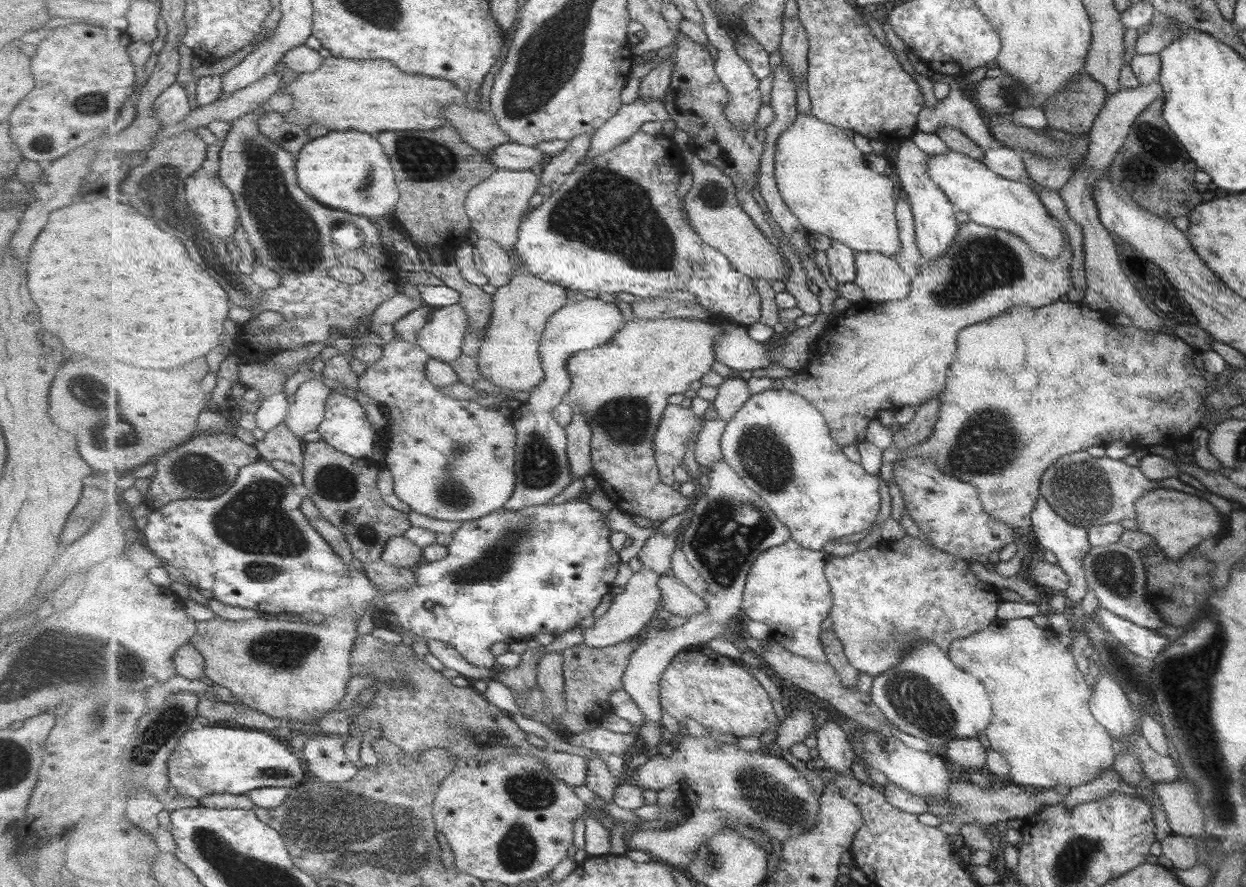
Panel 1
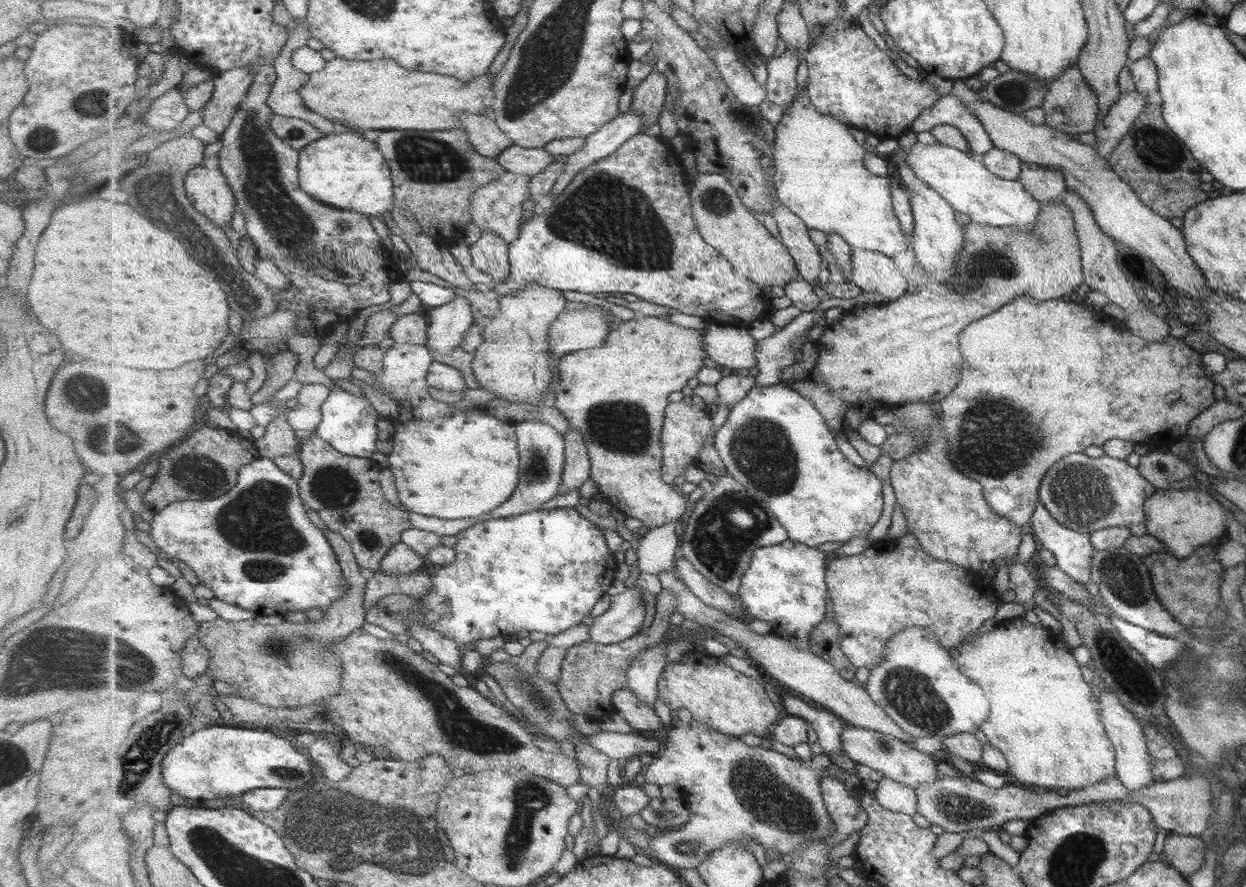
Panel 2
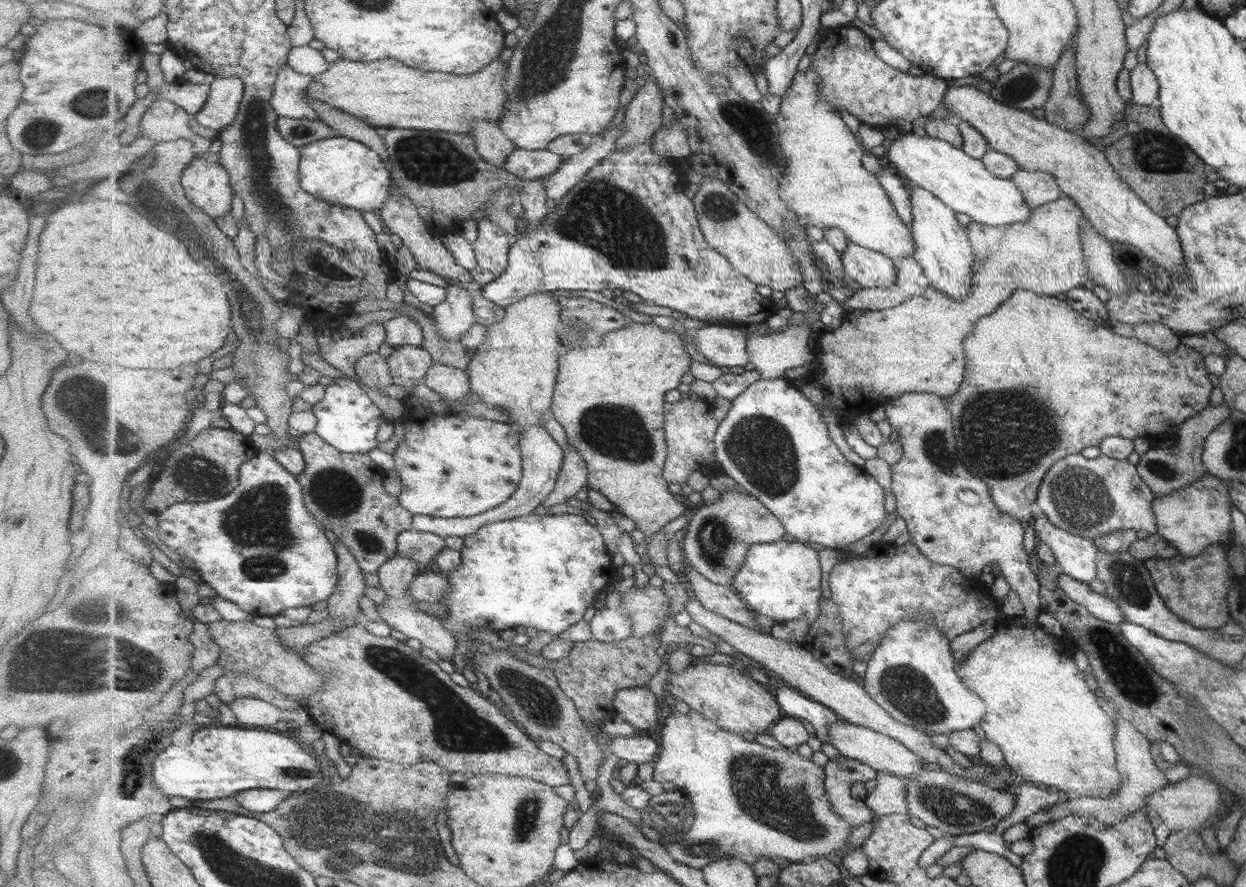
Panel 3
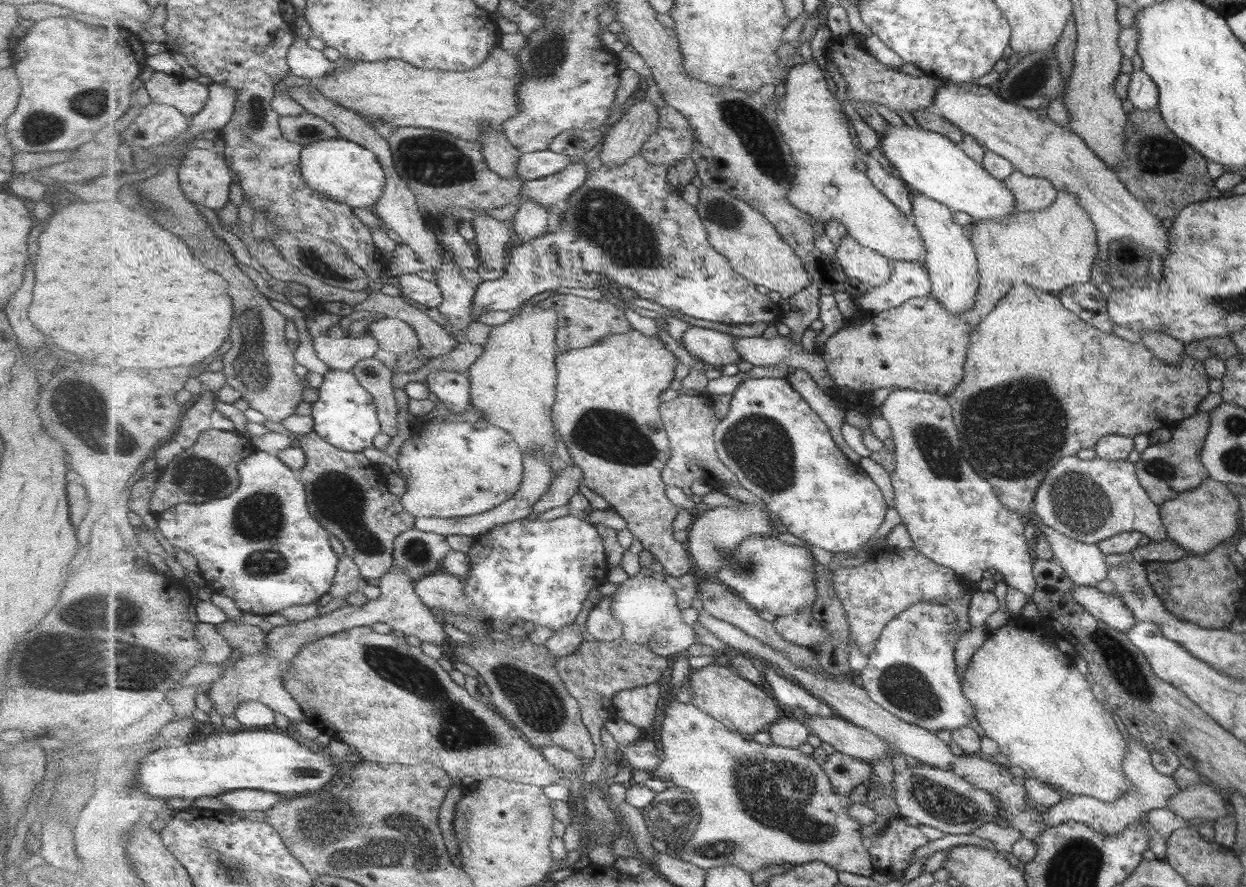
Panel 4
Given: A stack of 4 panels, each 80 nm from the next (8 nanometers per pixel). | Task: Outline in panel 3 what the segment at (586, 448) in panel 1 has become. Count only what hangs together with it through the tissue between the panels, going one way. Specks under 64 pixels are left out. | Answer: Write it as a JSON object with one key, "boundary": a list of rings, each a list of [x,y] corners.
{"boundary":[[[570,446],[566,452],[564,463],[553,492],[542,502],[542,506],[555,506],[563,504],[575,494],[579,494],[588,484],[588,466],[583,460],[582,454],[577,452],[574,446]]]}

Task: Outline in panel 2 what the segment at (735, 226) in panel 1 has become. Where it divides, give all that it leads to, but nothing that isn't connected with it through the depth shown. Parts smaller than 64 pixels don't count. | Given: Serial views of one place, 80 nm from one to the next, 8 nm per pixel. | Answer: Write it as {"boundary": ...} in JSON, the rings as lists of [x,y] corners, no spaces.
{"boundary":[[[687,150],[681,155],[681,162],[694,183],[690,191],[694,215],[706,242],[721,255],[725,255],[735,271],[746,275],[760,287],[776,286],[785,289],[787,285],[795,282],[798,267],[787,246],[781,244],[779,239],[763,226],[761,218],[757,218],[757,214],[742,201],[729,178],[722,174],[700,172],[695,158],[694,152]]]}

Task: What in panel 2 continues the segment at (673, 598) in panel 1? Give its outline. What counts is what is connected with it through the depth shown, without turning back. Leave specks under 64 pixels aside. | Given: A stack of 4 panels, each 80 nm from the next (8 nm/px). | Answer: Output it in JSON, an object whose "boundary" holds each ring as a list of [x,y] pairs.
{"boundary":[[[663,571],[658,574],[658,577],[662,580],[665,589],[671,589],[677,595],[677,612],[683,614],[685,618],[697,622],[703,628],[718,632],[738,643],[756,664],[788,688],[808,696],[851,725],[889,734],[907,744],[911,740],[911,734],[907,734],[903,727],[894,722],[894,718],[891,718],[891,715],[887,714],[887,711],[874,701],[866,687],[857,686],[857,684],[843,678],[843,675],[827,660],[815,656],[809,649],[792,645],[790,640],[785,640],[774,632],[769,632],[766,635],[756,634],[749,627],[748,620],[735,618],[705,604],[691,592],[691,589],[678,577],[675,571]]]}

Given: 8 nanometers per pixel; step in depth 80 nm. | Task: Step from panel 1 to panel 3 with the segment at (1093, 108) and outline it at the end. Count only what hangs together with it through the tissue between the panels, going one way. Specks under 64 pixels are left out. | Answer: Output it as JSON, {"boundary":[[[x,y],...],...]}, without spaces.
{"boundary":[[[1071,43],[1054,62],[1052,87],[1043,106],[1045,120],[1063,130],[1077,133],[1080,126],[1087,122],[1086,104],[1080,102],[1077,91],[1074,44]]]}

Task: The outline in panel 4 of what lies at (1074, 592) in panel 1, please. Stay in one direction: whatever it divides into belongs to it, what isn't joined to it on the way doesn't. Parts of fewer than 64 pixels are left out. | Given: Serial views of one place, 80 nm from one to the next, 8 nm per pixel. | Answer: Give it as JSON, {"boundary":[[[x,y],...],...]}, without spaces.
{"boundary":[[[1041,522],[1037,532],[1038,536],[1042,534],[1048,540],[1053,560],[1062,567],[1073,584],[1094,587],[1106,578],[1108,566],[1096,543],[1087,544],[1067,538]]]}

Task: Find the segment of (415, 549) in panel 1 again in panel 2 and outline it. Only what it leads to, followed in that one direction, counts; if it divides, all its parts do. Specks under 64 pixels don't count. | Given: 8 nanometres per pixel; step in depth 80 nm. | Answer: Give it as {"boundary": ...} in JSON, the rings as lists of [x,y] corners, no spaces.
{"boundary":[[[401,541],[383,559],[382,572],[393,578],[401,578],[423,570],[426,566],[427,560]]]}

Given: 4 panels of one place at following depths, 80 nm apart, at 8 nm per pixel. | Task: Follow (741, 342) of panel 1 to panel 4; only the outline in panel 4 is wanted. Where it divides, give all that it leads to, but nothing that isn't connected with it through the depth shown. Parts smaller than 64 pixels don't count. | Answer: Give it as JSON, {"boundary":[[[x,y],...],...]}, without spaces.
{"boundary":[[[699,326],[691,327],[682,334],[682,342],[692,355],[712,365],[735,364],[742,357],[734,347],[737,336]]]}

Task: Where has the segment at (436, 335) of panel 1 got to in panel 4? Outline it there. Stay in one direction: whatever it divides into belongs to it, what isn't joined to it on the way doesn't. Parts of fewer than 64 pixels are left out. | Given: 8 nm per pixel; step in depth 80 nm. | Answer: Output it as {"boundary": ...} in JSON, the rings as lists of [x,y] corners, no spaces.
{"boundary":[[[443,246],[443,265],[435,270],[436,284],[444,296],[443,305],[438,307],[451,326],[465,330],[473,324],[473,305],[477,286],[463,276],[463,267],[457,264],[455,252]]]}

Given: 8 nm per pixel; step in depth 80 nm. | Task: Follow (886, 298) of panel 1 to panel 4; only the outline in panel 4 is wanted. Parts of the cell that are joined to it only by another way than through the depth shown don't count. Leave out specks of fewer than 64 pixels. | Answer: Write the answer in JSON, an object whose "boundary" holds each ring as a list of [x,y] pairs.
{"boundary":[[[849,234],[841,239],[841,244],[836,248],[836,257],[850,278],[870,288],[887,284],[893,276],[891,260],[862,246]]]}

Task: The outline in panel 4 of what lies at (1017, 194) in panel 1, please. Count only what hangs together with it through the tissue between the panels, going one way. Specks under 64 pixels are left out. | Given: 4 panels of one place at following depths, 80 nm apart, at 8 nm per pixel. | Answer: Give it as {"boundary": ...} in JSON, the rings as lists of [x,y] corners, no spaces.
{"boundary":[[[892,126],[879,135],[881,152],[914,193],[926,195],[955,212],[965,212],[975,221],[1005,221],[1015,212],[1015,197],[1009,187],[992,176],[961,147],[944,135],[921,127]]]}

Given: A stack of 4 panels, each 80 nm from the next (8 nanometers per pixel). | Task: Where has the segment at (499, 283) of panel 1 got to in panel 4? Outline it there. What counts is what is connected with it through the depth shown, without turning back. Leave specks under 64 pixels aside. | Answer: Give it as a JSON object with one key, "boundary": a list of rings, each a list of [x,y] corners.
{"boundary":[[[478,214],[472,218],[471,224],[476,232],[481,264],[491,270],[504,271],[507,263],[505,248],[511,240],[509,223],[489,214]]]}

